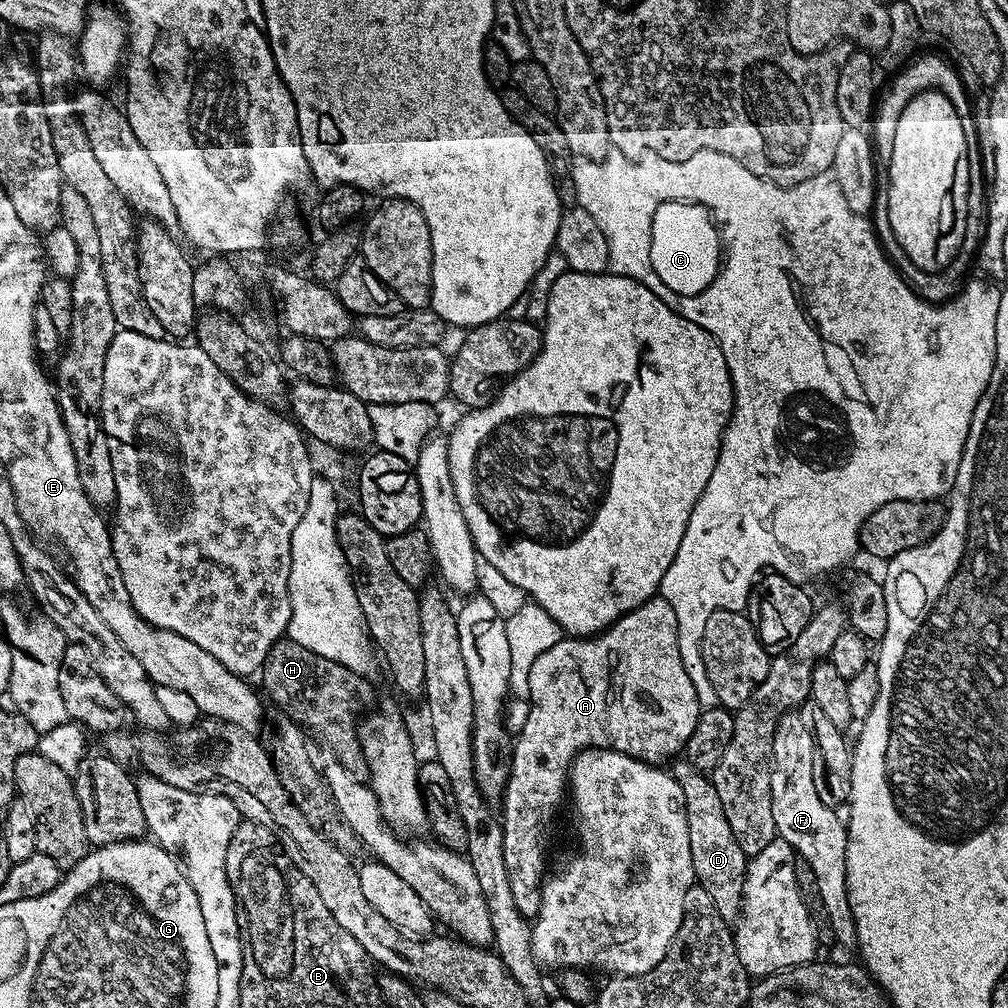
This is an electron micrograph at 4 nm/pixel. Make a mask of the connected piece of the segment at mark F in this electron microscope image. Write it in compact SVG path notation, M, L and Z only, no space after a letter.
M793 710L786 713L778 722L774 730L774 746L772 747L770 778L770 794L772 795L772 813L774 814L775 835L781 840L790 842L790 846L796 851L801 861L808 863L812 876L816 879L816 892L820 895L820 904L824 907L824 916L836 935L836 940L844 948L850 950L856 948L856 927L854 926L854 914L850 910L850 898L846 886L846 842L848 830L835 807L824 804L822 798L818 798L818 790L814 790L814 770L816 769L816 741L812 739L812 730L807 719L800 717L799 711Z

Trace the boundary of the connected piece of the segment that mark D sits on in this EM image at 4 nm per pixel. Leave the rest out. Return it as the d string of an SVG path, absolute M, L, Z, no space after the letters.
M704 774L689 775L683 777L682 783L695 883L700 888L704 887L705 894L716 903L714 912L717 917L732 916L739 903L740 876L743 876L748 869L749 857L735 840L734 830L730 830L730 822L726 822L722 802L718 802L718 794L714 790L711 779Z

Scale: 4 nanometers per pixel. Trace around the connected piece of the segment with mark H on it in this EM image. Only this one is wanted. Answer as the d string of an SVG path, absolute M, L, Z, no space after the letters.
M287 638L280 639L270 650L262 669L263 676L263 691L266 696L268 691L269 698L288 715L285 717L303 726L311 735L313 732L321 740L319 743L332 751L342 766L346 766L346 770L350 770L352 777L367 781L368 763L360 745L358 725L366 710L373 707L373 681Z

